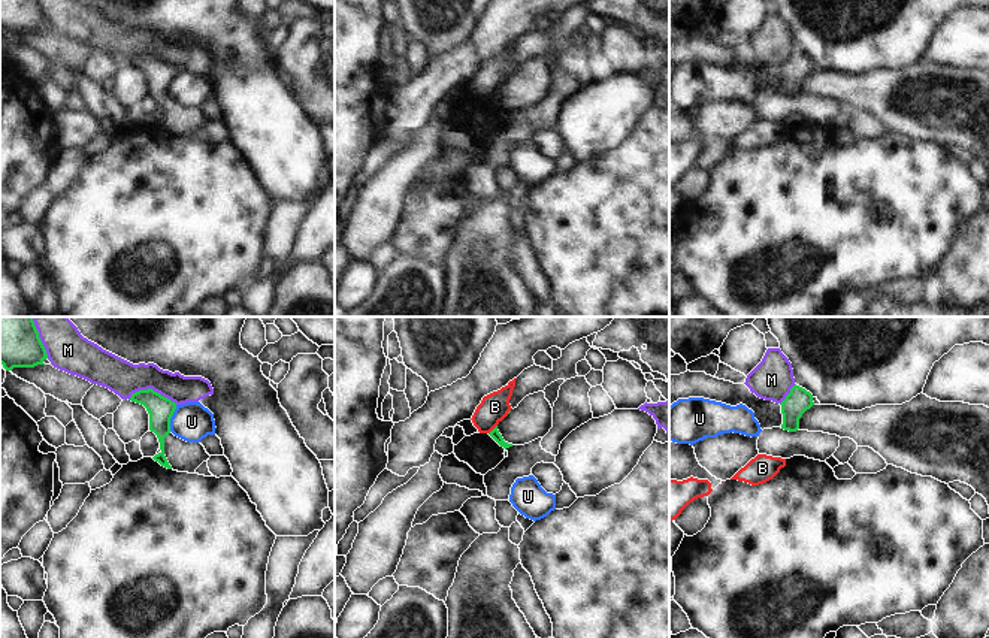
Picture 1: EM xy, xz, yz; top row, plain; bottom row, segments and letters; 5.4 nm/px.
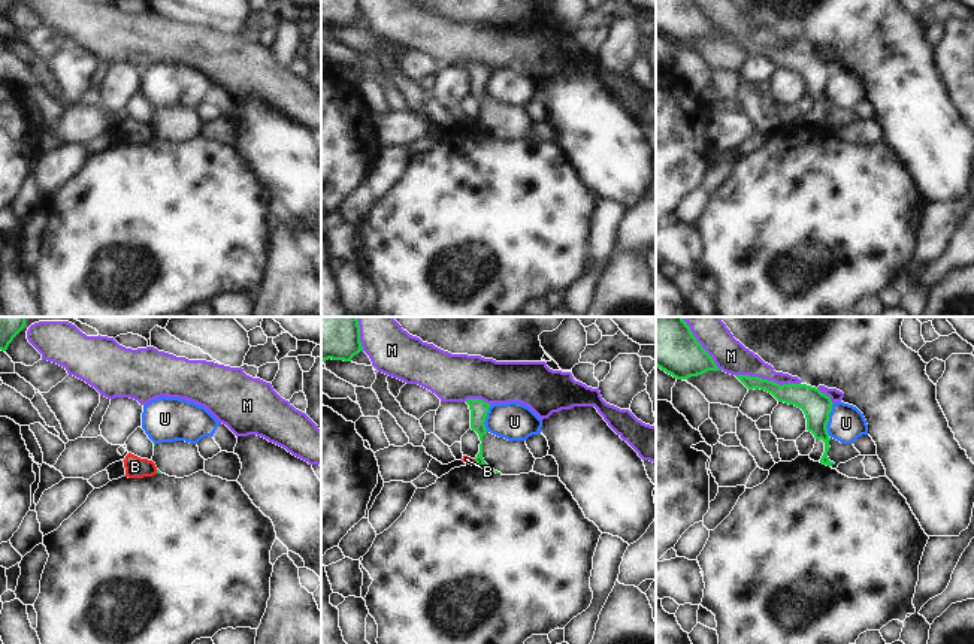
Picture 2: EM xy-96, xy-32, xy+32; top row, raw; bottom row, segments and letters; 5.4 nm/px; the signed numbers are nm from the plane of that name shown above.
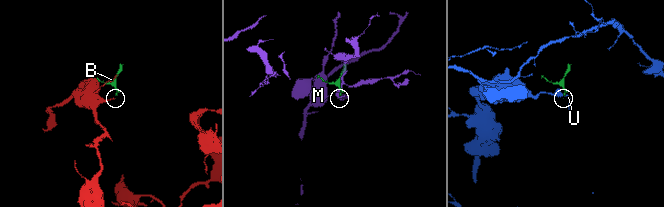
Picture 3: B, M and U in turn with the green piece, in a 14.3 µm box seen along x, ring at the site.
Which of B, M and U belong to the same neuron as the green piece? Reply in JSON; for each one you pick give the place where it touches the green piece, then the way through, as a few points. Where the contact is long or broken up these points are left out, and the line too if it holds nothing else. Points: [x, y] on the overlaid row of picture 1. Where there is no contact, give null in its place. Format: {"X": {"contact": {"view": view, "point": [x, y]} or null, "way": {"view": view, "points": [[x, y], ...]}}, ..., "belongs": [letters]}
{"belongs": []}

